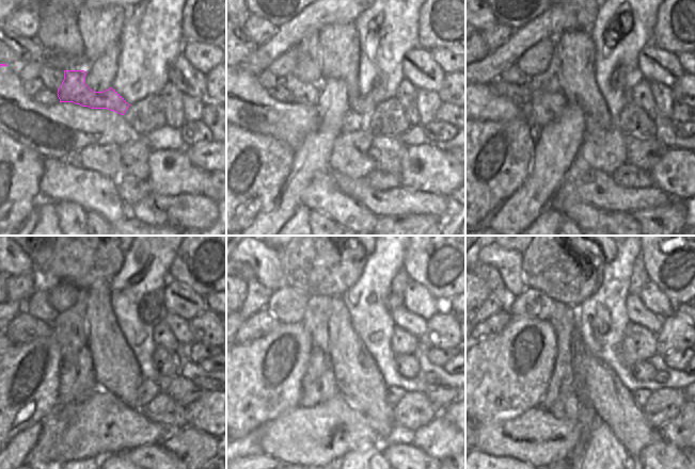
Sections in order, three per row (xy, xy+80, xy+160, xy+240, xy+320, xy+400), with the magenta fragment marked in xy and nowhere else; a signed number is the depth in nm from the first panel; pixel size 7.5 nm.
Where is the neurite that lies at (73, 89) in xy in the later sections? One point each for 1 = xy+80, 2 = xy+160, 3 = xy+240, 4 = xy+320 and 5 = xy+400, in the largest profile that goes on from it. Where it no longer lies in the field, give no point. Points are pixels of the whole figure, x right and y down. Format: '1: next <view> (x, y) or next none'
1: next xy+80 (364, 106)
2: next xy+160 (618, 78)
3: next xy+240 (151, 309)
4: next xy+320 (394, 300)
5: next xy+400 (638, 278)

